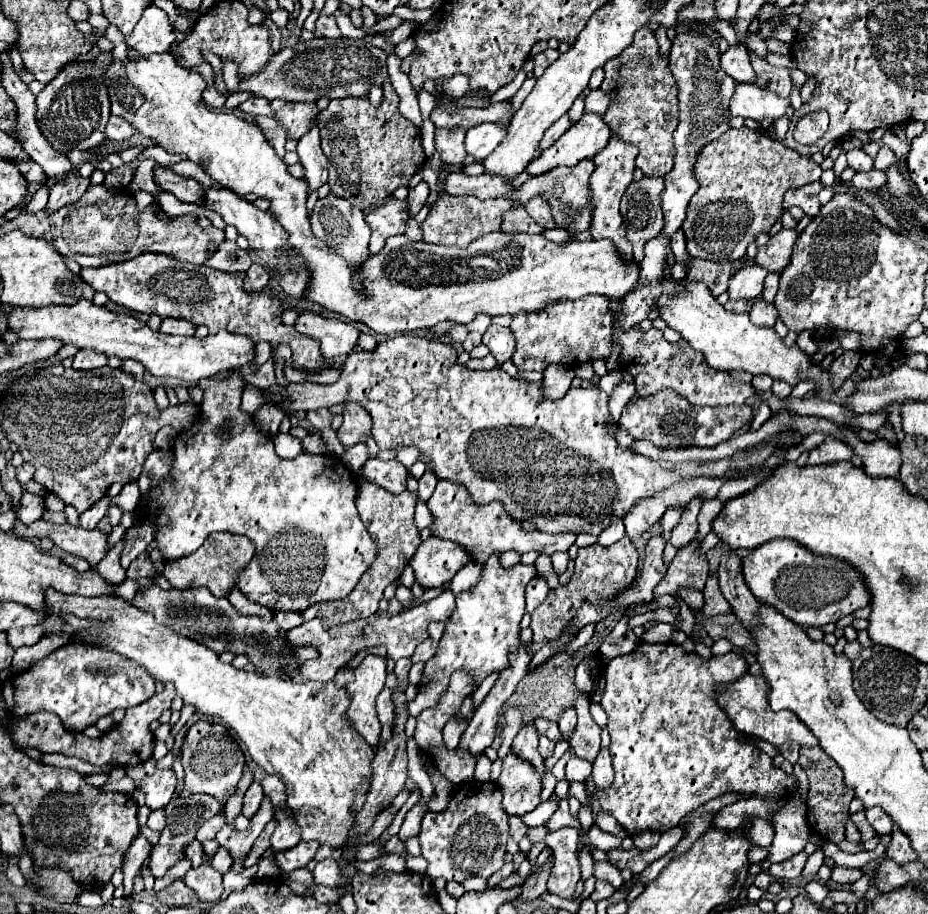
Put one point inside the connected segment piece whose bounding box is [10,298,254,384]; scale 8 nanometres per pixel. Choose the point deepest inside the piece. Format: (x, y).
(84, 324)

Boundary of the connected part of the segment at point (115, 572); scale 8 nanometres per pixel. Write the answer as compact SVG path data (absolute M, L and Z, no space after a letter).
M125 535L110 550L110 554L106 554L106 558L94 568L106 582L110 584L118 584L126 578L126 570L120 566L120 555L124 547Z

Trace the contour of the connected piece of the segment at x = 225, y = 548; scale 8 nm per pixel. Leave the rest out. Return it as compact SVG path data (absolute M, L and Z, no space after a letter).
M216 532L216 534L210 534L196 552L176 562L166 562L164 576L168 578L172 588L190 590L190 588L206 586L214 596L222 598L222 596L228 596L232 588L236 588L238 576L246 568L246 564L252 560L254 550L256 550L254 542L246 536L230 534L230 532Z

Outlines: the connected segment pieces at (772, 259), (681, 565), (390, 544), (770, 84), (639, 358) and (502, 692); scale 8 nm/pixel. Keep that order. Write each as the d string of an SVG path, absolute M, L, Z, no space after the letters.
M780 230L776 236L770 238L770 242L762 248L758 248L758 256L754 258L756 264L766 268L768 272L782 272L784 266L790 262L792 248L798 240L798 232L792 230Z
M700 540L678 550L676 558L670 562L664 580L656 586L654 596L680 596L680 590L704 590L708 580L708 562L706 556L698 552Z
M372 482L360 484L356 506L358 506L362 522L366 524L370 536L374 538L374 542L378 546L376 560L362 574L360 582L356 584L356 588L346 598L332 600L332 602L318 602L318 604L312 604L310 608L306 608L304 612L300 612L304 622L308 622L308 620L312 620L312 618L316 618L320 614L328 622L336 624L336 622L368 618L368 616L378 612L378 602L380 602L380 598L384 594L384 588L400 578L404 566L410 562L410 558L414 556L418 544L422 542L420 532L418 532L418 528L414 524L416 500L418 500L416 492L410 492L410 490L404 490L402 494L388 494L384 488L380 488L380 486L372 484Z
M752 54L752 66L756 70L756 84L760 88L772 90L776 94L780 94L782 98L788 98L790 92L794 90L792 78L790 78L790 70L788 68L776 68L772 64L768 64L764 58L758 58L756 54Z
M618 324L612 330L612 340L620 344L620 366L632 374L638 396L650 396L660 390L674 390L690 404L698 406L720 406L720 404L744 404L756 390L752 384L744 384L728 376L728 372L714 370L704 362L700 352L694 352L688 342L680 340L676 344L668 344L660 330L650 328L648 332L640 330L640 326L632 326L630 330L620 330Z
M524 644L520 646L520 650L516 650L516 654L512 654L512 666L504 670L504 674L500 674L490 694L484 698L484 702L478 706L476 714L468 722L468 728L464 730L458 744L462 750L468 750L474 756L474 754L482 754L492 744L496 736L496 728L500 724L502 708L506 700L512 696L520 678L524 678L530 660L532 656L524 650Z

